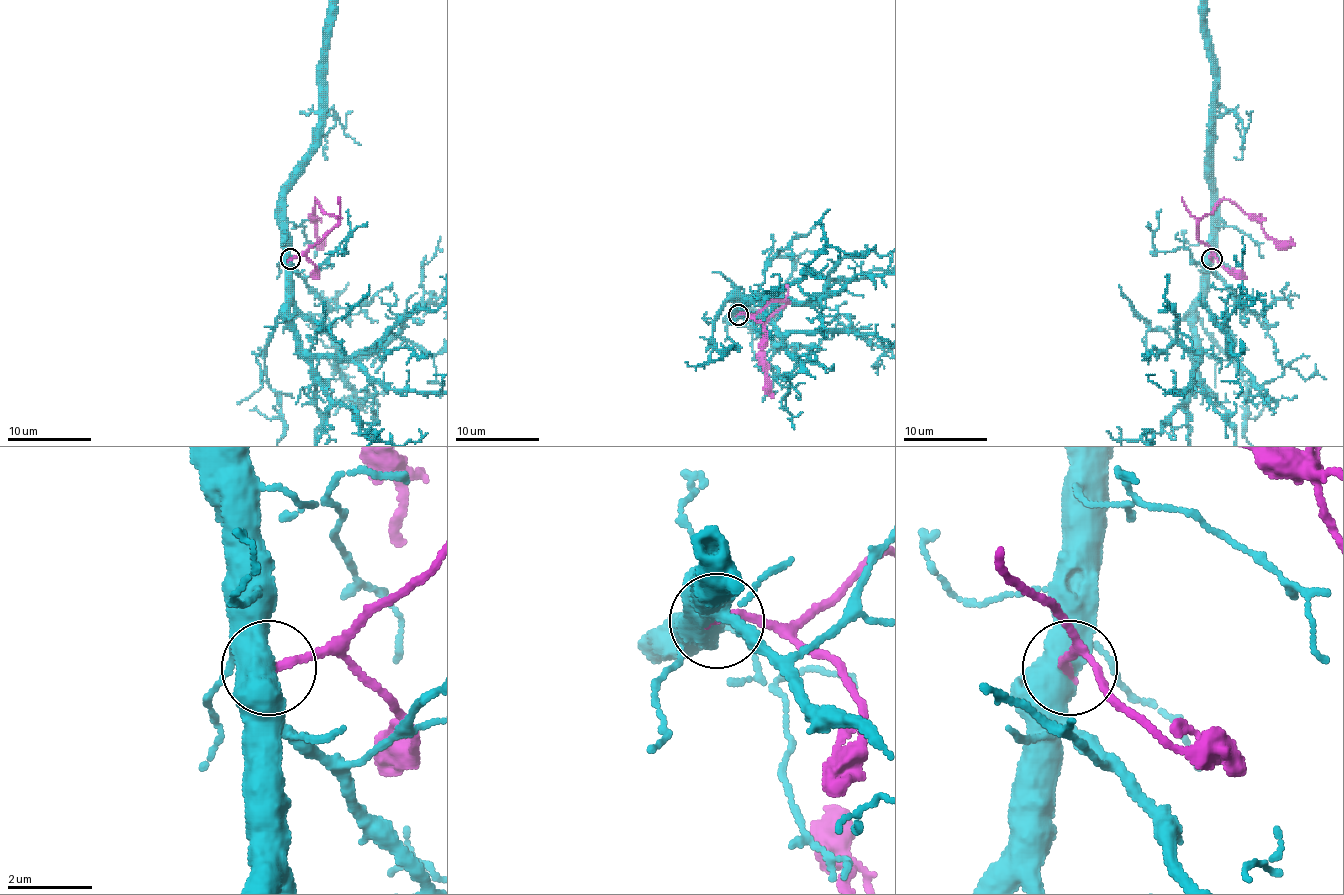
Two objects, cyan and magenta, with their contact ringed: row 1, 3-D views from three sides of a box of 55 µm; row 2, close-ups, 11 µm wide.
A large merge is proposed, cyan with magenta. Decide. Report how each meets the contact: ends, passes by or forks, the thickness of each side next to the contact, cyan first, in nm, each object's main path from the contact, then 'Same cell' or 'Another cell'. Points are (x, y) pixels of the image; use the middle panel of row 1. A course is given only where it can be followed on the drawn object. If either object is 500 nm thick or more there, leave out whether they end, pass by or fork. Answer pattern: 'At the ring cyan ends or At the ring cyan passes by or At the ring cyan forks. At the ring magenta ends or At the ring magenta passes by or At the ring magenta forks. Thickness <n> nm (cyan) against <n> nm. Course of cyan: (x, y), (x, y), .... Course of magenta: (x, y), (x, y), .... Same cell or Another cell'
At the ring cyan forks. At the ring magenta ends. Thickness 460 nm (cyan) against 200 nm. Course of magenta: (737, 314), (756, 314), (771, 301), (786, 303), (765, 324), (763, 370), (773, 397). Another cell

